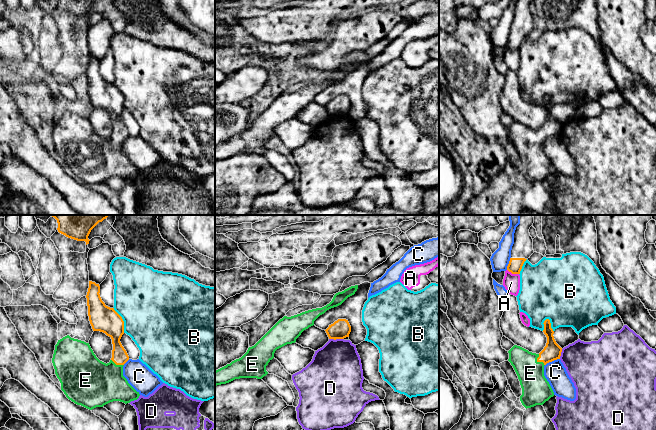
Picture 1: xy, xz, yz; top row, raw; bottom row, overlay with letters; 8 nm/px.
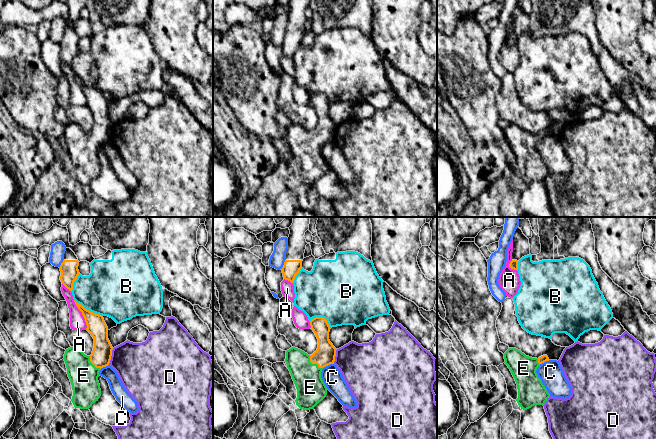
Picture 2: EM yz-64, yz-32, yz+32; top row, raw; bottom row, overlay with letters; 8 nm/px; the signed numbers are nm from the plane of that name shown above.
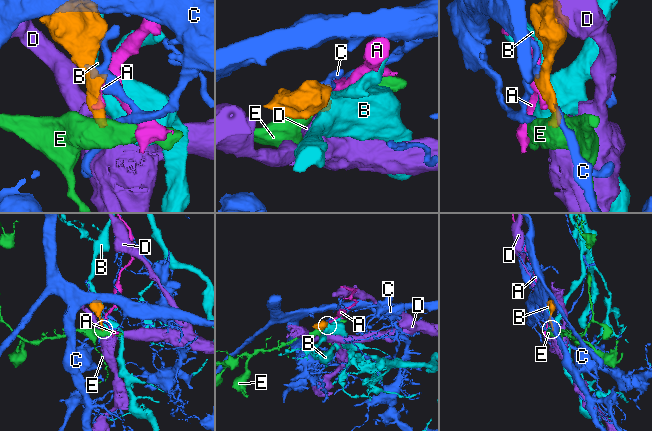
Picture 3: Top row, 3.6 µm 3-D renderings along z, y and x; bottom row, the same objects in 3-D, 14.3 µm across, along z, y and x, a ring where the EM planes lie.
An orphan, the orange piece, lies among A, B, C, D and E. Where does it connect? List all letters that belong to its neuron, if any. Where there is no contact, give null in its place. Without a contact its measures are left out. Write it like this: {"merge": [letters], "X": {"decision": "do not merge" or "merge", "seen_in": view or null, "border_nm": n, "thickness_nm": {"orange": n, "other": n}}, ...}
{"merge": ["E"], "A": {"decision": "do not merge", "seen_in": "yz", "border_nm": 100, "thickness_nm": {"orange": 110, "other": 140}}, "B": {"decision": "do not merge", "seen_in": "yz", "border_nm": 130, "thickness_nm": {"orange": 140, "other": 460}}, "C": {"decision": "do not merge", "seen_in": "yz", "border_nm": 130, "thickness_nm": {"orange": 140, "other": 170}}, "D": {"decision": "do not merge", "seen_in": "xz", "border_nm": 120, "thickness_nm": {"orange": 160, "other": 420}}, "E": {"decision": "merge", "seen_in": "yz", "border_nm": 110, "thickness_nm": {"orange": 140, "other": 240}}}

